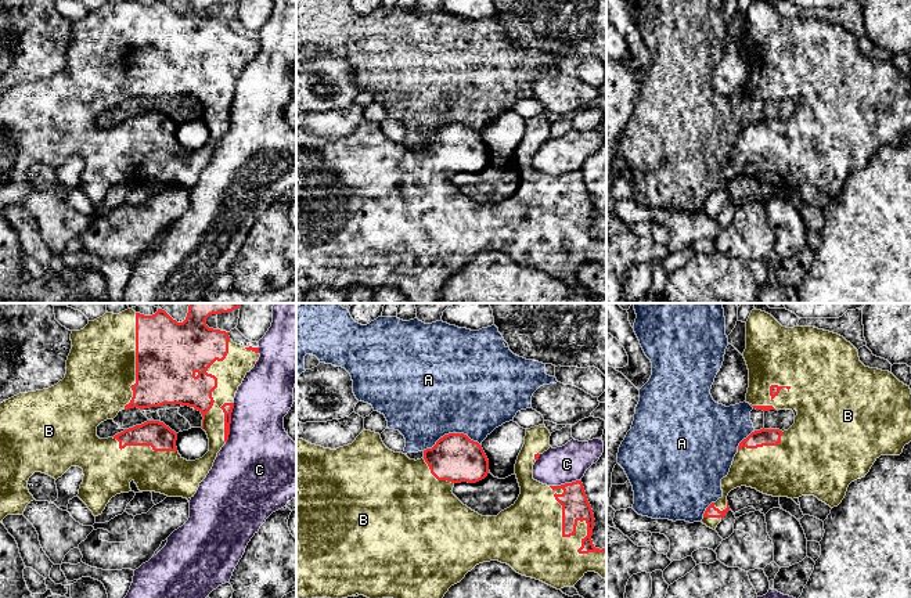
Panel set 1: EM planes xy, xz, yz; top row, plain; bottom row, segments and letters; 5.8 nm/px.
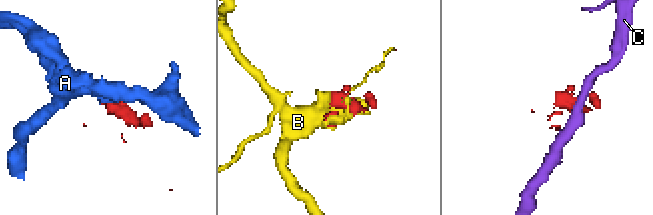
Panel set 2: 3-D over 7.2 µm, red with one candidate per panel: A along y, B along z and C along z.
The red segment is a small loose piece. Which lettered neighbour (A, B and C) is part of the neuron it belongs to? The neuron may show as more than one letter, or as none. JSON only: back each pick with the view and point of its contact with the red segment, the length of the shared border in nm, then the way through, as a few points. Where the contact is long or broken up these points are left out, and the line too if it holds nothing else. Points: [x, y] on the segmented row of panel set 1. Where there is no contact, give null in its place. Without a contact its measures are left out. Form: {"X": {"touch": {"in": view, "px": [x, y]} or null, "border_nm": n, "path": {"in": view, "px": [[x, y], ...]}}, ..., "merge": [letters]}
{"B": {"touch": {"in": "xz", "px": [575, 526]}, "border_nm": 500}, "merge": ["B"]}

